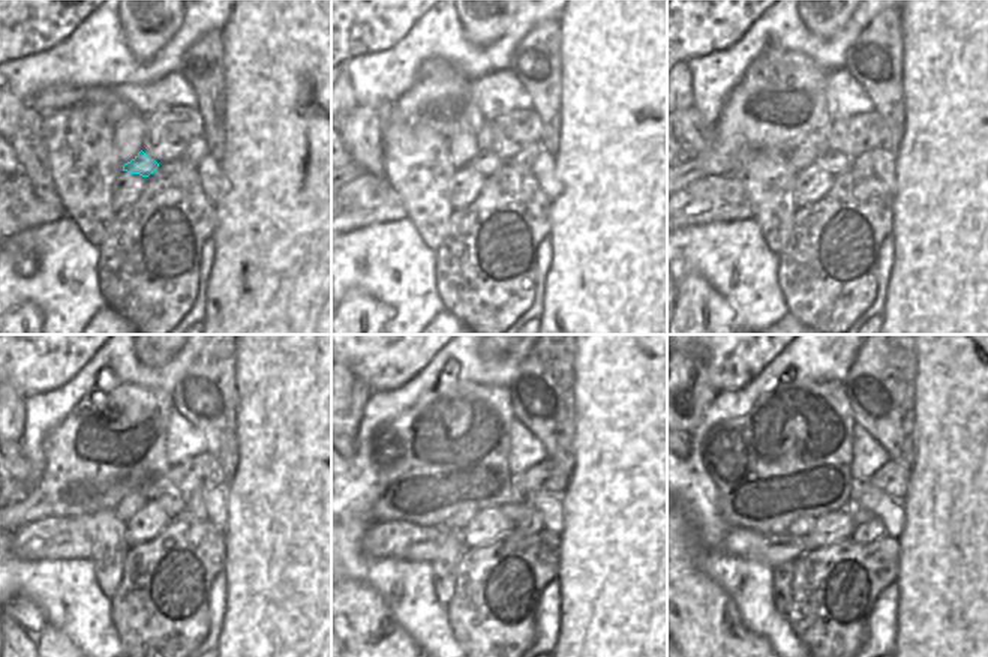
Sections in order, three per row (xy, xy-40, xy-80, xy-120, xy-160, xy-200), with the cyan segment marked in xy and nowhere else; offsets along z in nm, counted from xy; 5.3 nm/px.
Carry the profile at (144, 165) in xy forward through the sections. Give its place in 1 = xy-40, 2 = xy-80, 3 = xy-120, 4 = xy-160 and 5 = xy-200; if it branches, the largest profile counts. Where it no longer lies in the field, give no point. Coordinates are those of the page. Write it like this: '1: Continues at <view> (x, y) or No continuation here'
1: Continues at xy-40 (485, 164)
2: Continues at xy-80 (835, 164)
3: Continues at xy-120 (174, 503)
4: Continues at xy-160 (516, 510)
5: Continues at xy-200 (859, 516)

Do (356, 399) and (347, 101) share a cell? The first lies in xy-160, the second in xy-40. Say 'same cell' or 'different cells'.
same cell

